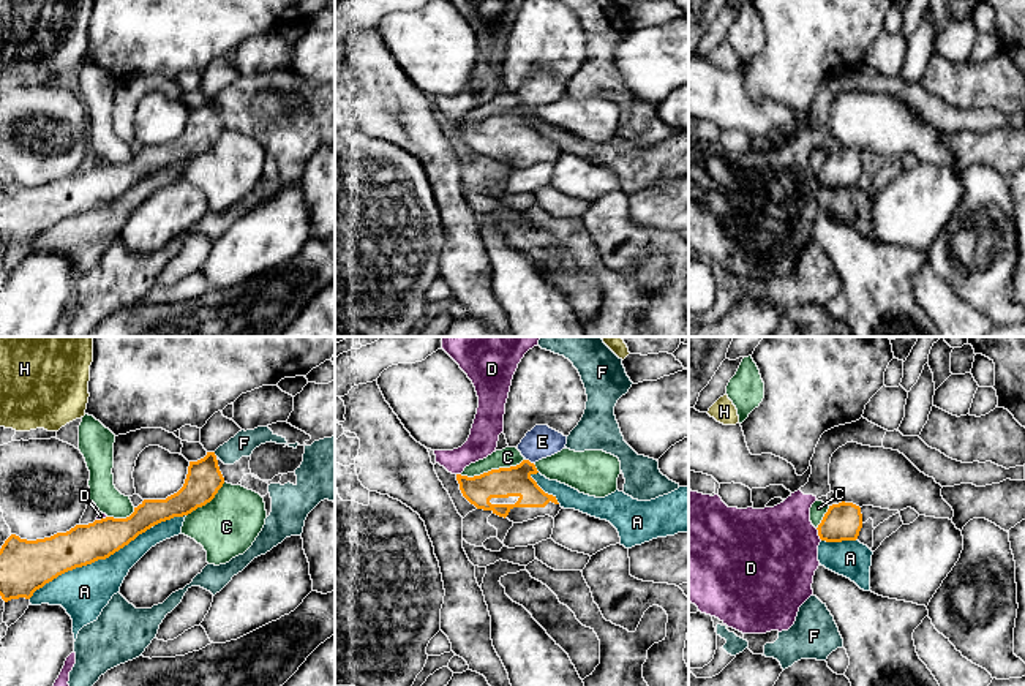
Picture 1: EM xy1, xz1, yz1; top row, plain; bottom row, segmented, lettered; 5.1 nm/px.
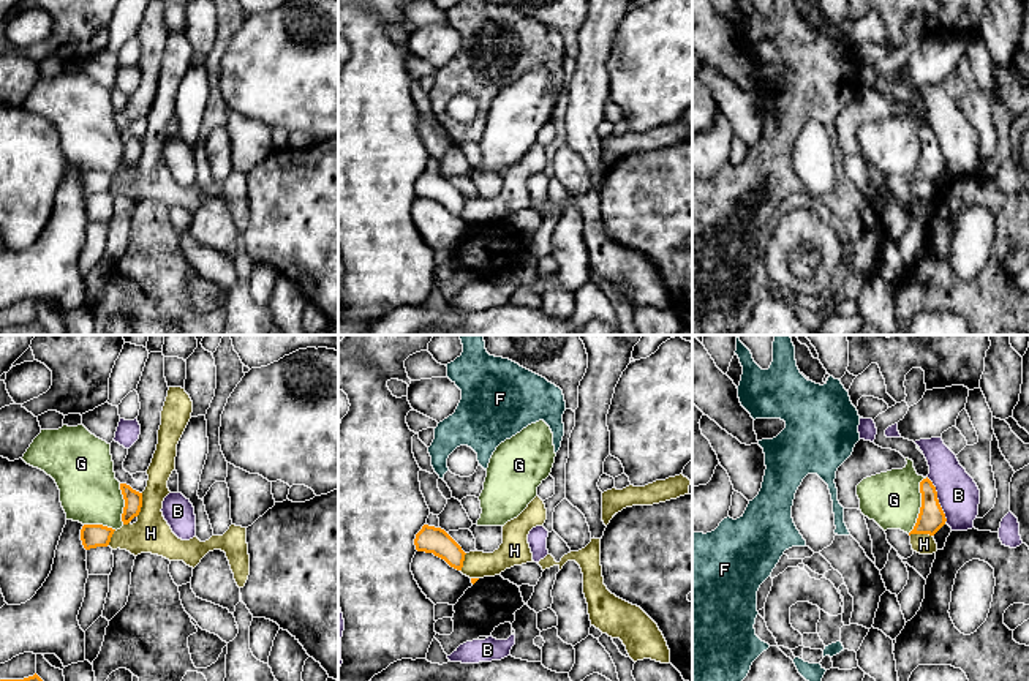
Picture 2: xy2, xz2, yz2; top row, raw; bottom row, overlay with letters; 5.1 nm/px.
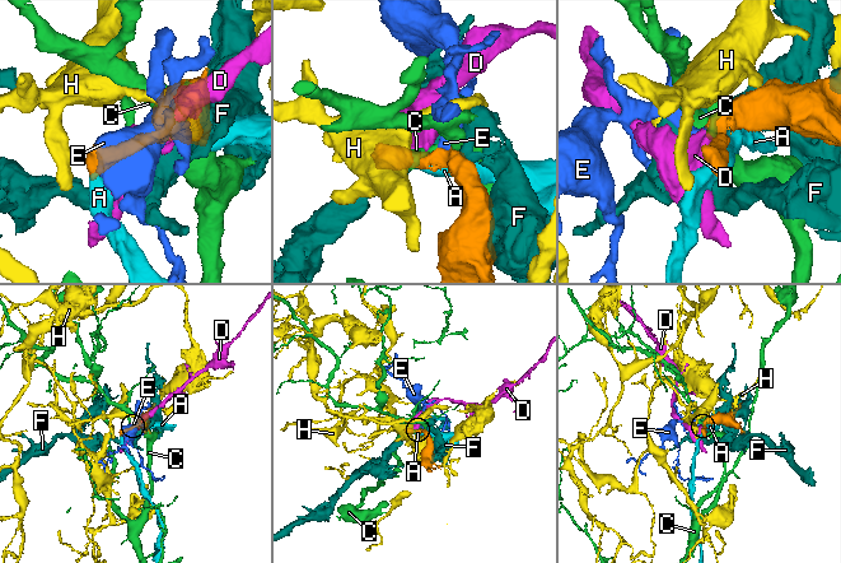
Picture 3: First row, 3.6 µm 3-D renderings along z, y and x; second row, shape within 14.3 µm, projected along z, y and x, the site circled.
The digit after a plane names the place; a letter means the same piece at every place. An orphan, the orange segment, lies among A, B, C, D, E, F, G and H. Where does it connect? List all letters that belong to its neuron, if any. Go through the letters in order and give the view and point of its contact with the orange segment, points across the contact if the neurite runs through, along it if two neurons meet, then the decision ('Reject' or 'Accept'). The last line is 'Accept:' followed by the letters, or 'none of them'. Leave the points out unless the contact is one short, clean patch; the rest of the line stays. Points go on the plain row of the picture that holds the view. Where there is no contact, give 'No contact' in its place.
A: Touches orange at xy1 (89, 209). Reject
B: Touches orange at yz2 (938, 146). Reject
C: Touches orange at xz1 (491, 116). Reject
D: Touches orange at yz1 (818, 180). Boundary: yz1 (815, 174), (822, 185). Reject
E: Touches orange at xz1 (528, 106). Path across: xz1 (515, 127), (528, 106), (542, 87). Accept
F: Touches orange at xy1 (214, 100). Reject
G: Touches orange at yz2 (922, 150). Boundary: yz2 (927, 124), (920, 128), (920, 158), (917, 168), (908, 179). Reject
H: Touches orange at xy2 (141, 150). Boundary: xy2 (143, 139), (143, 152), (136, 161). Reject
Accept: E

